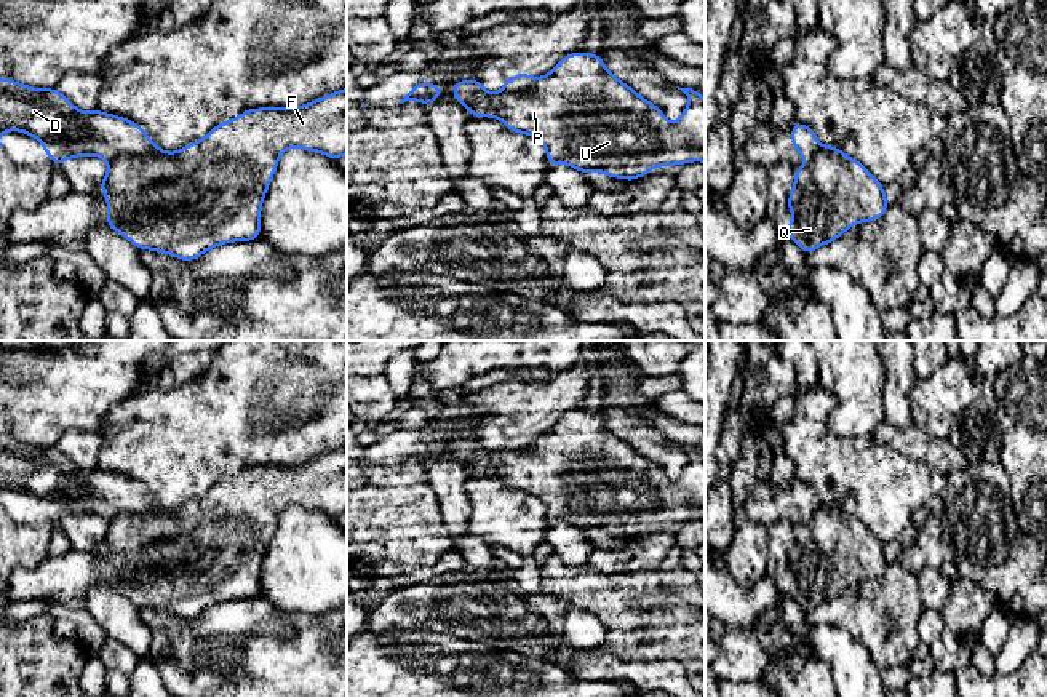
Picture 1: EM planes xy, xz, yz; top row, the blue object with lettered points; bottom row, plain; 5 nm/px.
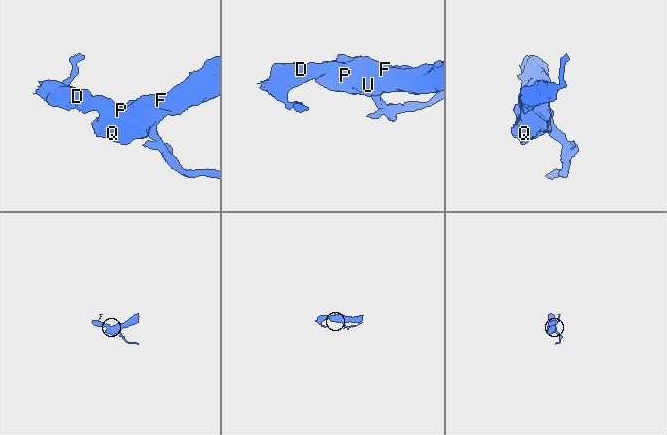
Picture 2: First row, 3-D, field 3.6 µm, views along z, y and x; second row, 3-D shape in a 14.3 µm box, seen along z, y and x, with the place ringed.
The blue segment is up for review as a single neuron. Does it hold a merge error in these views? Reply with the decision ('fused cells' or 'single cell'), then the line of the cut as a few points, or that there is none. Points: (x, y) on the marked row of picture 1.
fused cells | xy (162, 151), (117, 155), (107, 162)

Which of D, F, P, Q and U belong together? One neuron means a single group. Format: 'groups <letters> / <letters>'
groups D / F P Q U

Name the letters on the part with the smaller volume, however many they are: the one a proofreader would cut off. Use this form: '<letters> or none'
D

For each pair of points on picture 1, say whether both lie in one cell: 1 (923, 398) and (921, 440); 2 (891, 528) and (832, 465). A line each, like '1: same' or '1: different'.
1: different
2: same

